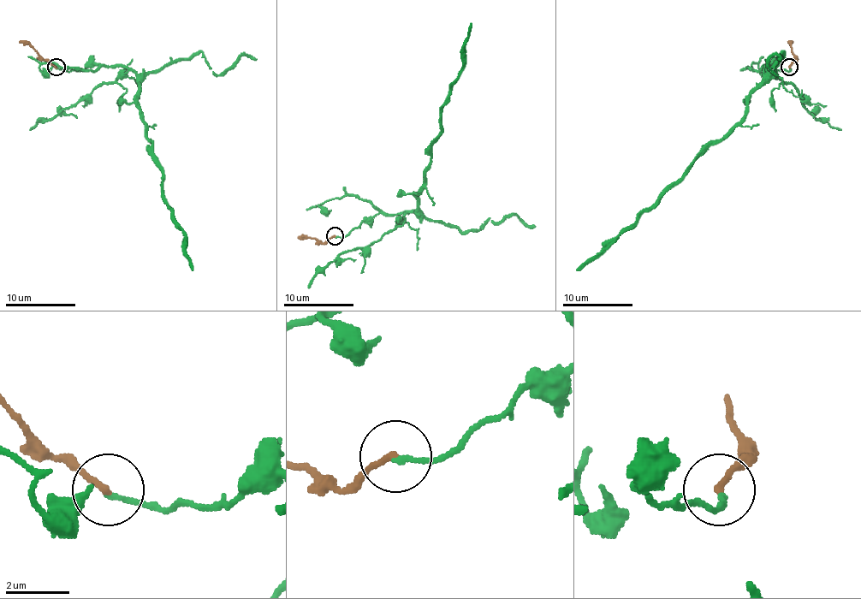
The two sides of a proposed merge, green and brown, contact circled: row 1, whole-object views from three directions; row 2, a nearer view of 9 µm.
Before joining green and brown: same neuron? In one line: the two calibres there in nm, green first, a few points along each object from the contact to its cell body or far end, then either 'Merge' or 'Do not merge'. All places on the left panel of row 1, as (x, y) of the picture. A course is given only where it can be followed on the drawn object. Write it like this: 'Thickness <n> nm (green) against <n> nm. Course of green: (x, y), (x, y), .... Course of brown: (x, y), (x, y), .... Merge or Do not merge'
Thickness 160 nm (green) against 190 nm. Course of green: (56, 68), (128, 67), (135, 74), (144, 133), (162, 171), (162, 196), (184, 233), (184, 254), (192, 269). Course of brown: (56, 67), (20, 40). Do not merge

